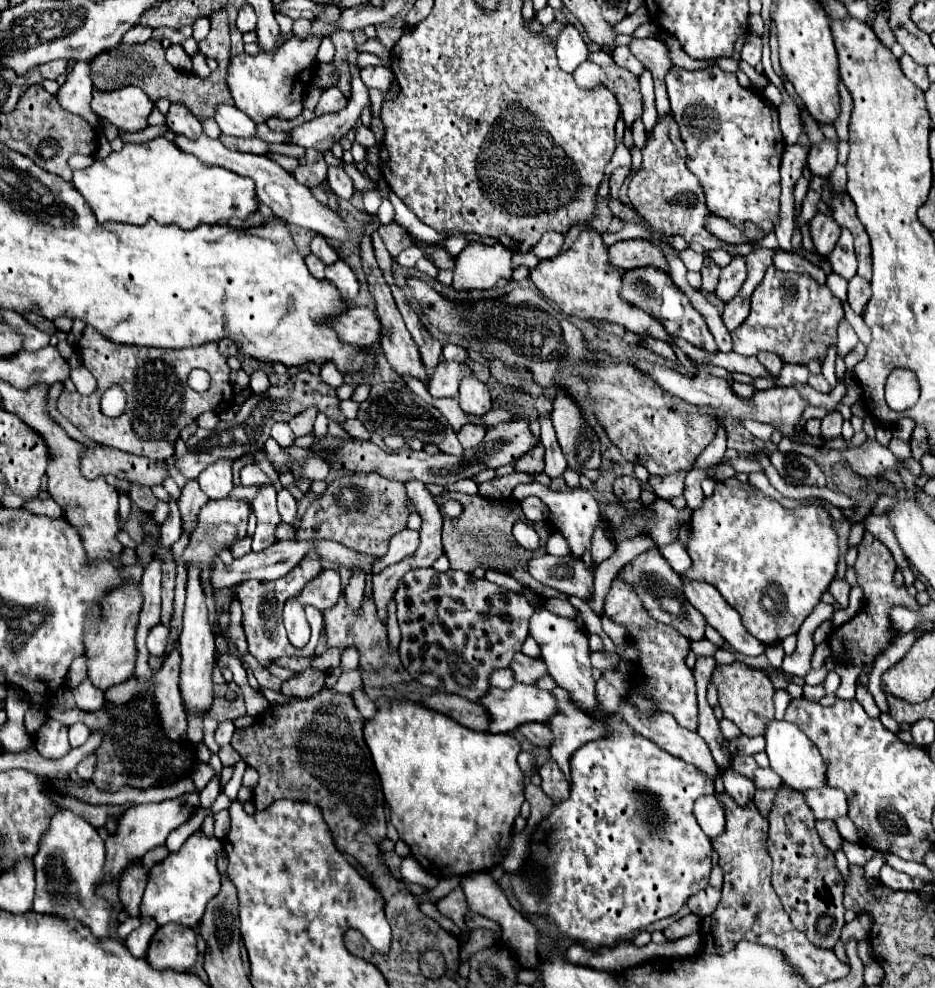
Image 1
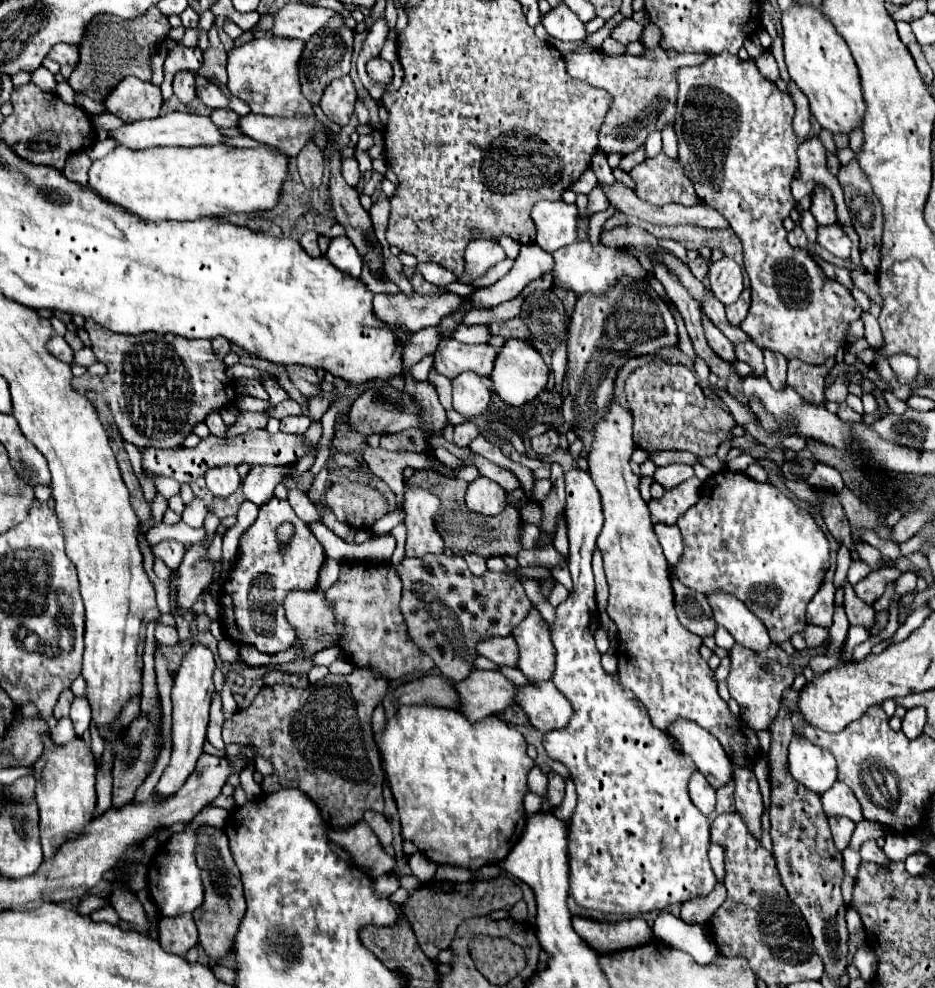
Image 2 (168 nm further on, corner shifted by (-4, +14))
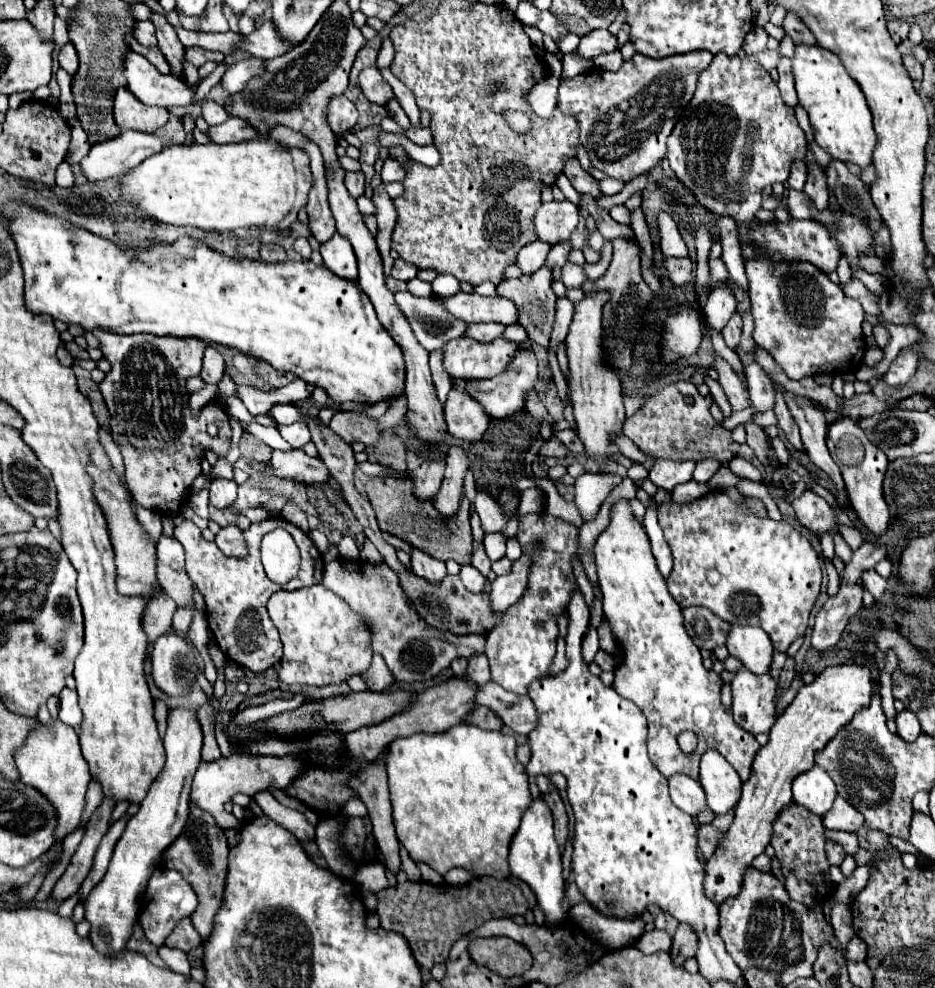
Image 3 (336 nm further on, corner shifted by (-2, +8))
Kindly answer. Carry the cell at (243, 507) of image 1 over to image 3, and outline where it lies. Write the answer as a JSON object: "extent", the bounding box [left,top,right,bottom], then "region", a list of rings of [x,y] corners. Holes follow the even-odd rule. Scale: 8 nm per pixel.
{"extent":[264,449,330,483],"region":[[[292,449],[288,453],[274,451],[270,467],[264,471],[264,477],[280,477],[296,483],[328,483],[330,473],[324,467],[322,459],[312,459],[302,449]]]}

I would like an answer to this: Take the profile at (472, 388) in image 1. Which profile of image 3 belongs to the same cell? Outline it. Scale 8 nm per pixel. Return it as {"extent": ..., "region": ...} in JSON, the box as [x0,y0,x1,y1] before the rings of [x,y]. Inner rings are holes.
{"extent":[444,389,490,441],"region":[[[452,389],[444,405],[444,417],[448,423],[448,433],[464,441],[480,441],[488,429],[490,417],[482,407],[464,391]]]}

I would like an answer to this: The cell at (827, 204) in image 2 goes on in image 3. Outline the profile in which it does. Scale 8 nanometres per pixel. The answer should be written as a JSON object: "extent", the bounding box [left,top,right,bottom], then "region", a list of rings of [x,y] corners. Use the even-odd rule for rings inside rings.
{"extent":[804,163,828,211],"region":[[[806,163],[806,165],[808,165],[808,179],[804,191],[814,201],[814,205],[822,211],[828,205],[828,187],[826,187],[824,169],[818,163]]]}

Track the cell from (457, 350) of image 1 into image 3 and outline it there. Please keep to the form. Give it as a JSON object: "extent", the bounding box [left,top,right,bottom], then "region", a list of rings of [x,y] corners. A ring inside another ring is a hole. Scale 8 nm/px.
{"extent":[468,323,504,343],"region":[[[478,323],[478,325],[470,325],[468,329],[468,337],[480,341],[480,343],[486,343],[486,341],[494,341],[494,337],[500,337],[504,333],[504,325],[498,325],[498,323]]]}

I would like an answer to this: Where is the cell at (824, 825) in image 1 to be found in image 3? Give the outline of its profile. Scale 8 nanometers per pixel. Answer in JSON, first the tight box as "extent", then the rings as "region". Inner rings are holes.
{"extent":[826,841,846,865],"region":[[[828,841],[826,843],[826,857],[828,857],[828,863],[830,865],[840,865],[846,857],[846,853],[842,851],[842,847],[838,847],[838,843],[832,843]]]}

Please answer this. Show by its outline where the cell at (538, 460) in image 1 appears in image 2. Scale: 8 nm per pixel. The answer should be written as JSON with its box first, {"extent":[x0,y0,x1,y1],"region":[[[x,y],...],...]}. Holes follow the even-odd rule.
{"extent":[530,429,558,455],"region":[[[548,429],[542,435],[532,437],[530,443],[532,443],[532,451],[536,455],[550,455],[558,447],[558,433],[554,429]]]}

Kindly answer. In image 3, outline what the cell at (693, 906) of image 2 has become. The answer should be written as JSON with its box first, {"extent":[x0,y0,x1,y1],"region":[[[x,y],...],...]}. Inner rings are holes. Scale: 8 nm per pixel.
{"extent":[670,925,698,967],"region":[[[678,925],[676,929],[676,935],[672,939],[672,949],[670,949],[670,955],[672,955],[672,961],[682,967],[686,959],[692,959],[694,953],[696,953],[696,947],[698,947],[698,939],[696,939],[696,933],[692,931],[690,925]]]}

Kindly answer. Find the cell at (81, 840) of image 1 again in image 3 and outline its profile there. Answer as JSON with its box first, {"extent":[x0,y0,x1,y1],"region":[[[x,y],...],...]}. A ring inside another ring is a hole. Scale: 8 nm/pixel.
{"extent":[16,719,90,839],"region":[[[52,719],[50,725],[38,723],[38,727],[34,727],[30,735],[26,735],[26,743],[16,751],[16,767],[20,779],[36,787],[56,807],[56,839],[72,833],[78,827],[80,815],[84,811],[84,795],[90,783],[90,769],[82,757],[76,731],[72,727],[66,727],[60,719]]]}

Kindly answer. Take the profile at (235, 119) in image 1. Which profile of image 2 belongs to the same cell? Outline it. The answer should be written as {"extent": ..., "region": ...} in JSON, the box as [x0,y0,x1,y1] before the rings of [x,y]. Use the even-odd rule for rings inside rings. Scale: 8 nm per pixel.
{"extent":[200,83,230,109],"region":[[[208,83],[206,87],[200,89],[200,99],[202,99],[204,105],[208,105],[210,109],[226,109],[226,107],[230,107],[228,95],[226,95],[220,87],[216,87],[214,83]]]}

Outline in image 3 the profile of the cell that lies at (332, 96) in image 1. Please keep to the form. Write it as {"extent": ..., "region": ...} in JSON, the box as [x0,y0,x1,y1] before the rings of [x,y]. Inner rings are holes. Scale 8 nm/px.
{"extent":[328,95,358,133],"region":[[[344,95],[334,97],[330,101],[330,113],[328,113],[328,123],[334,133],[350,131],[358,121],[358,111],[352,101],[348,101]]]}

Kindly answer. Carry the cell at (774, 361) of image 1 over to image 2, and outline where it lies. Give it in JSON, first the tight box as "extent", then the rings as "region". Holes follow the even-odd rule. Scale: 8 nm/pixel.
{"extent":[764,351,788,389],"region":[[[764,351],[764,359],[766,359],[766,379],[772,383],[774,389],[784,387],[788,359],[780,357],[780,353],[772,353],[772,351]]]}

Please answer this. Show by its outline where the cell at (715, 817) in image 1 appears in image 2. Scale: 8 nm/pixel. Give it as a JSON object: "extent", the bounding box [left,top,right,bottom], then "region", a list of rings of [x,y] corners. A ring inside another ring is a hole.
{"extent":[688,773,716,815],"region":[[[694,773],[688,785],[690,791],[690,799],[692,803],[704,813],[710,815],[716,807],[716,789],[706,781],[706,777],[702,773]]]}

